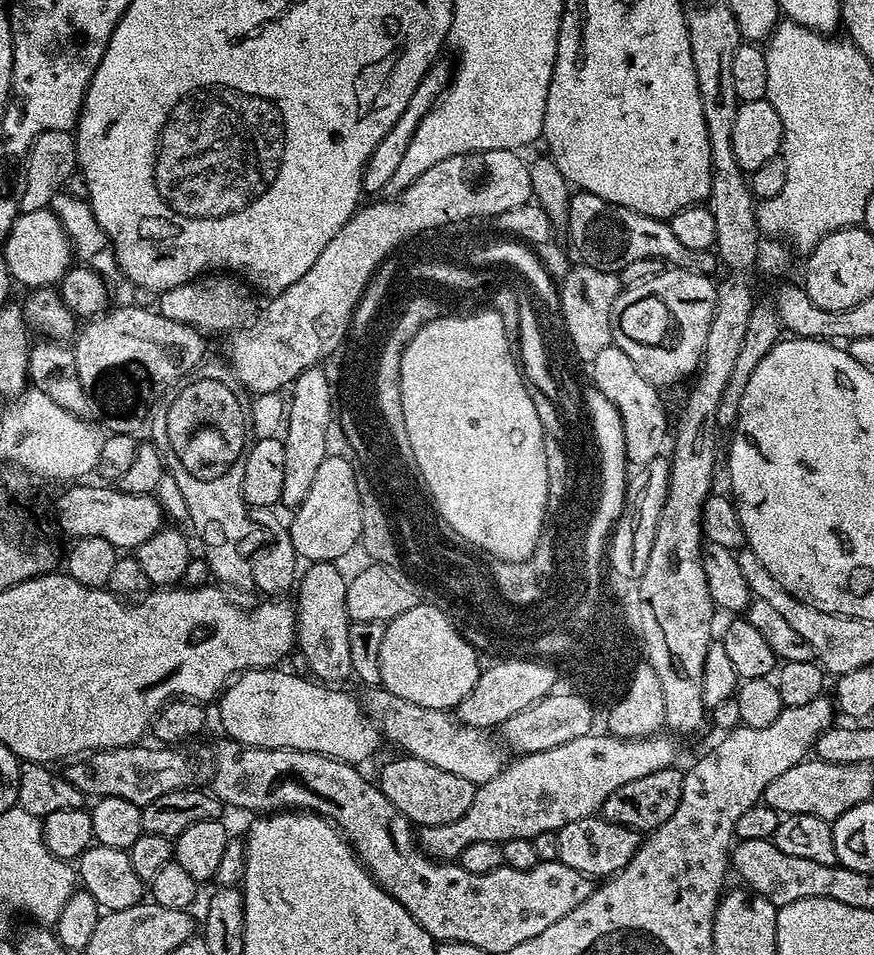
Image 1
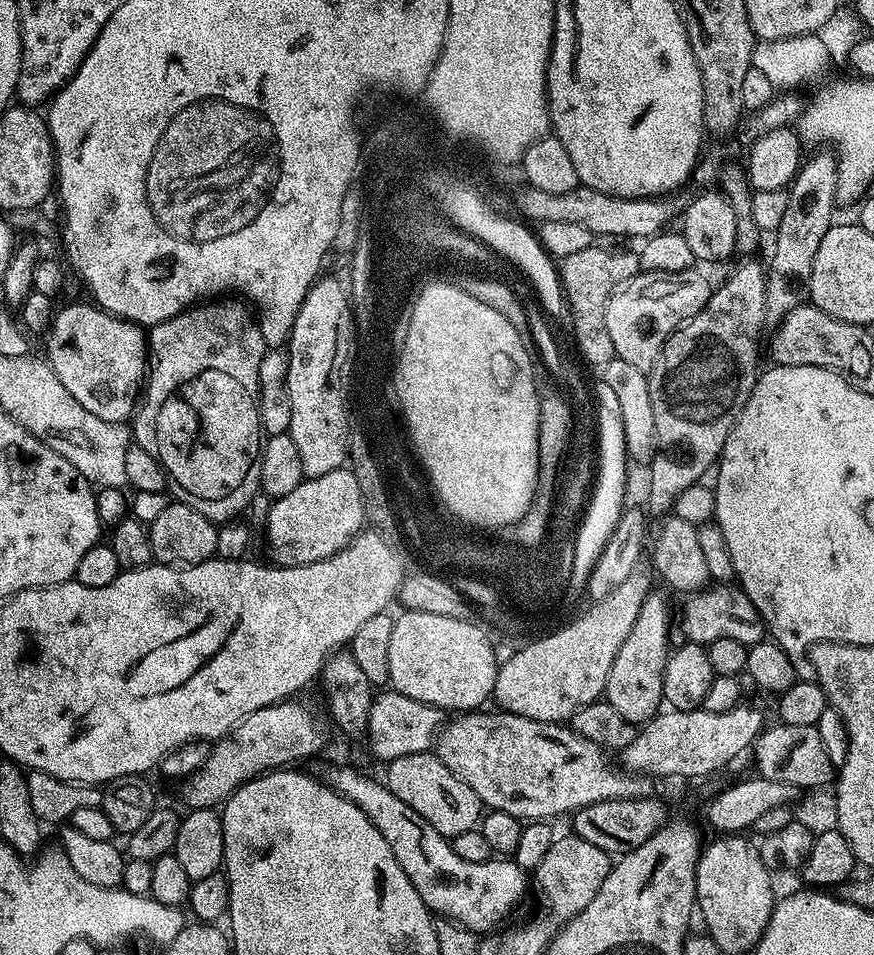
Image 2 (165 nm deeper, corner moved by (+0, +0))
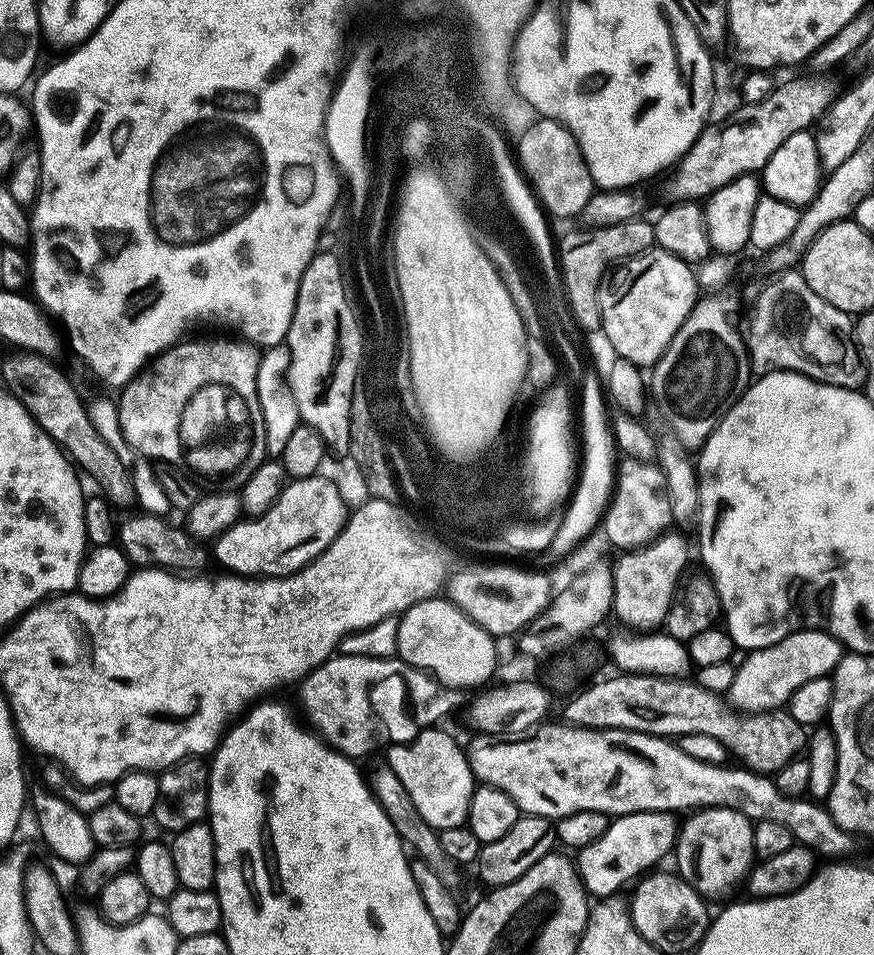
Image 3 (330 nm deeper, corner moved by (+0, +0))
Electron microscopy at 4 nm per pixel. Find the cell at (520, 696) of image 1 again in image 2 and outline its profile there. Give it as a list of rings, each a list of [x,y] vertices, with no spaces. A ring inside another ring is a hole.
[[[637,570],[612,590],[611,599],[585,616],[575,628],[528,648],[523,655],[512,652],[509,660],[497,667],[492,696],[504,707],[501,709],[505,713],[560,722],[565,719],[566,712],[571,713],[581,704],[601,699],[600,685],[606,686],[608,681],[604,673],[610,674],[614,658],[622,642],[626,642],[626,634],[630,634],[638,610],[642,610],[649,594],[648,576],[643,570]]]

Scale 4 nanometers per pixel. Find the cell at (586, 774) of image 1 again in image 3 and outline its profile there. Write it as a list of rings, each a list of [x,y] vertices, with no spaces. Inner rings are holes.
[[[804,629],[795,632],[774,646],[753,649],[745,655],[747,657],[730,684],[727,701],[740,714],[775,711],[783,707],[803,683],[834,672],[843,655],[842,643],[824,631]]]

